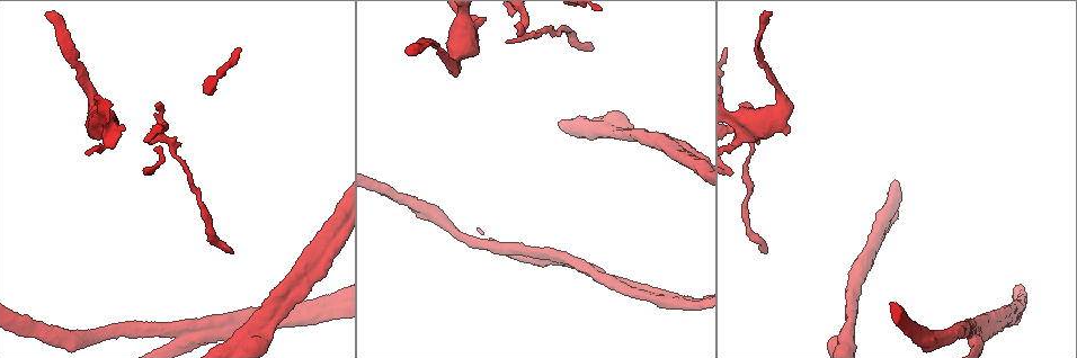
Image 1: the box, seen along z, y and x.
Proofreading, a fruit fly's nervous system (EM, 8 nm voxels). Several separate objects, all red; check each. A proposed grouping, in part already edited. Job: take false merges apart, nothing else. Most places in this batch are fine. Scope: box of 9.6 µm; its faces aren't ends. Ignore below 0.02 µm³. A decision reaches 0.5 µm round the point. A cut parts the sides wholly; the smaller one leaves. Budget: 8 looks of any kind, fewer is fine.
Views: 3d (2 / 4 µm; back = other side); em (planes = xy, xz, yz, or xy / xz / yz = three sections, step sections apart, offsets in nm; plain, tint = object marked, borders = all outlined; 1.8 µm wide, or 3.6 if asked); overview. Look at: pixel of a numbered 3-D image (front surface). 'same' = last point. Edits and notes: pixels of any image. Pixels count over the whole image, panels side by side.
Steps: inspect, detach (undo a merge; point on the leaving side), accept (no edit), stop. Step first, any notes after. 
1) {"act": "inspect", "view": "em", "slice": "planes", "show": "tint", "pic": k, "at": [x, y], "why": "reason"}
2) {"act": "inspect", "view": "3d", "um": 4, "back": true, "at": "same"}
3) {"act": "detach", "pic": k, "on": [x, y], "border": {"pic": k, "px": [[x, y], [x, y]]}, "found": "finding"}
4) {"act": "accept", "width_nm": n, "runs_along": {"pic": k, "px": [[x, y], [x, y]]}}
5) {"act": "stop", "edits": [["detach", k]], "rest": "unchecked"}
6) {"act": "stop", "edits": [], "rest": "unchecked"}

{"act": "inspect", "view": "em", "um": 3.6, "slice": "yz", "step": 4, "show": "tint", "pic": 1, "at": [242, 340], "why": "calibre changes"}

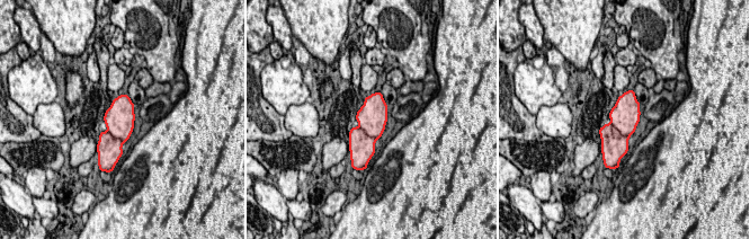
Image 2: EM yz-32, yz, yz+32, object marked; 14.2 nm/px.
{"act": "inspect", "view": "em", "um": 3.6, "slice": "planes", "show": "tint", "at": "same", "why": "cut it another way"}

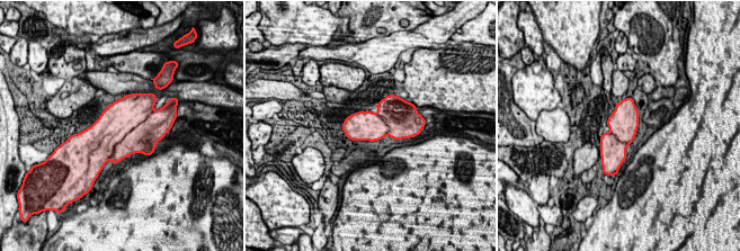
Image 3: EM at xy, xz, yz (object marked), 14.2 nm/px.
{"act": "accept", "found": "continuous, no second cell"}

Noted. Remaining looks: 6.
{"act": "inspect", "view": "em", "slice": "planes", "show": "tint", "pic": 1, "at": [542, 252], "why": "abrupt turn"}

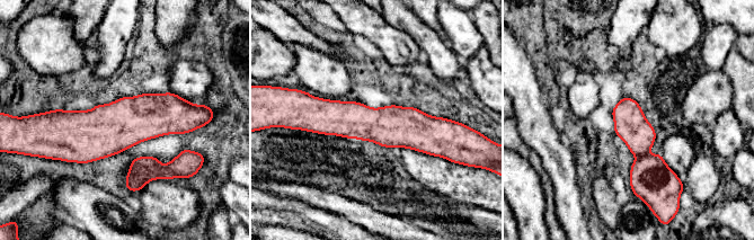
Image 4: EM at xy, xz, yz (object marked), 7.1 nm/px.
{"act": "accept", "runs_along": {"pic": 4, "px": [[309, 117], [444, 129]]}, "found": "all the same cell"}

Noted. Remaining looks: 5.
{"act": "inspect", "view": "3d", "um": 2, "pic": 1, "at": [648, 294], "why": "two arms in line, one across"}

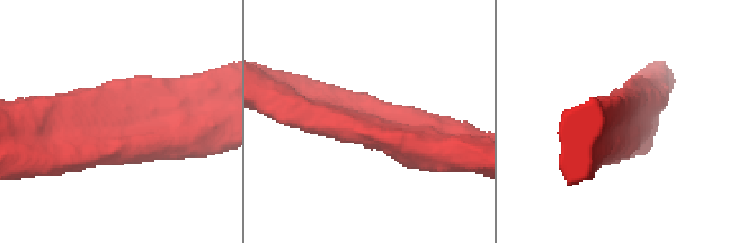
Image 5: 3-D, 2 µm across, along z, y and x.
{"act": "inspect", "view": "em", "um": 3.6, "slice": "planes", "show": "borders", "pic": 5, "at": [626, 116]}

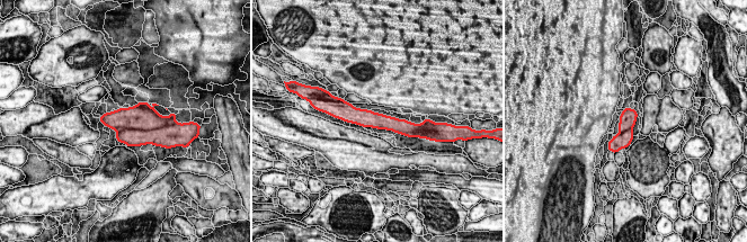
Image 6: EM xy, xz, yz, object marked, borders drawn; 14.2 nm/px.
{"act": "accept", "runs_along": {"pic": 6, "px": [[346, 117], [410, 125]]}, "found": "continuous, no second cell"}

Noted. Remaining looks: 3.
{"act": "stop", "edits": [], "rest": "unchecked"}

